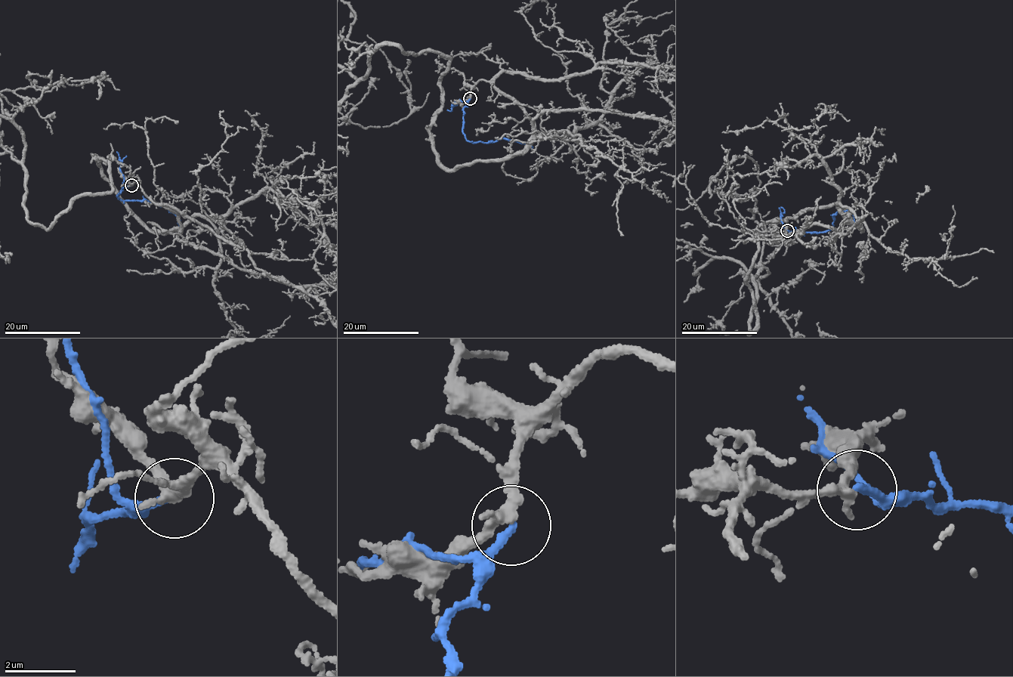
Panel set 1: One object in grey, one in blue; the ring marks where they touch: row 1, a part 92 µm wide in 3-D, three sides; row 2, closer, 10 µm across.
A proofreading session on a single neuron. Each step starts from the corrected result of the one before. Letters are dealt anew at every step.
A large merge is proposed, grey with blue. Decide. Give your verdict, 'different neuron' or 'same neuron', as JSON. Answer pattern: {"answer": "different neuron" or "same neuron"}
{"answer": "different neuron"}

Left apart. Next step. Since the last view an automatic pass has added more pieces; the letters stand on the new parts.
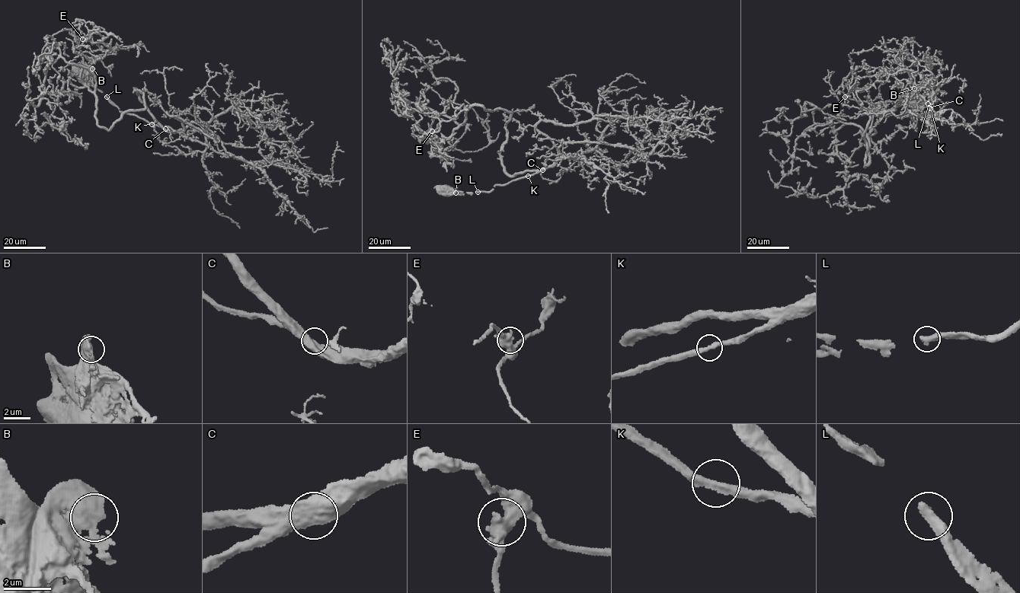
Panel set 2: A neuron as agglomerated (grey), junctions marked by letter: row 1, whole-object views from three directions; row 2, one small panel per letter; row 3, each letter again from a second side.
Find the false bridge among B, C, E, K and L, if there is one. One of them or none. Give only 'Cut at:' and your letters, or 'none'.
Cut at: none

